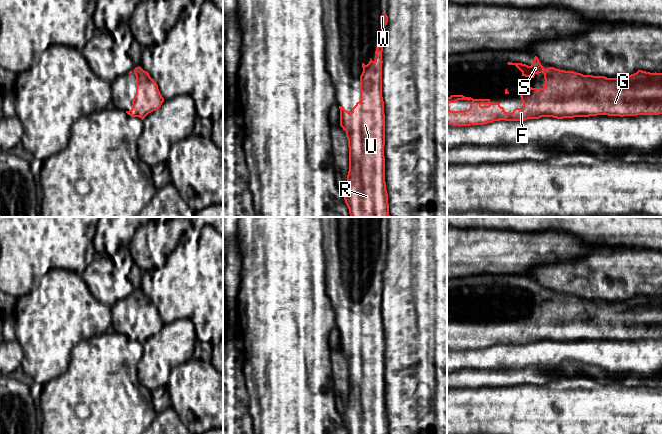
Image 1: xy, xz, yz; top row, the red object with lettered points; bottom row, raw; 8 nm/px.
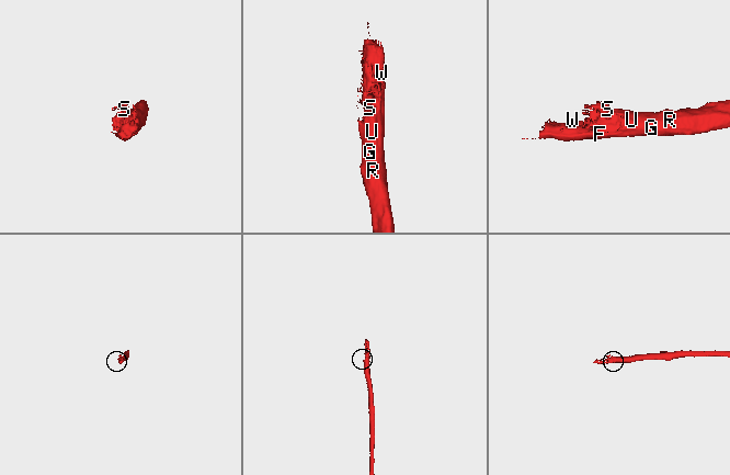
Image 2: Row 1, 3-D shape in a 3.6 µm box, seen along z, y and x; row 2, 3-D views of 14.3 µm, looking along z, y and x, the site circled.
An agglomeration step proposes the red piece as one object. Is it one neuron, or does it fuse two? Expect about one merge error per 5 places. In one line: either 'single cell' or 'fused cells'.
single cell

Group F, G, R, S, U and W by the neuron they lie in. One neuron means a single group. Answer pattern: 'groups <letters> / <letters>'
groups F G R S U W

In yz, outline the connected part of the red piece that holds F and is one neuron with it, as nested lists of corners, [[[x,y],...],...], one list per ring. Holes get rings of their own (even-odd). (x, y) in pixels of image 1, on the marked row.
[[[537,56],[530,66],[522,63],[508,62],[515,65],[522,76],[534,78],[538,73],[544,74],[545,86],[532,88],[520,94],[523,107],[515,108],[508,113],[500,103],[491,103],[490,99],[473,99],[463,95],[447,97],[447,124],[452,126],[484,125],[494,121],[525,121],[541,117],[557,119],[589,117],[597,115],[608,116],[637,116],[662,114],[662,73],[650,73],[638,70],[627,77],[607,78],[605,76],[583,75],[574,71],[565,71],[549,67],[545,69]],[[458,100],[472,101],[468,110],[451,111],[450,103]]]

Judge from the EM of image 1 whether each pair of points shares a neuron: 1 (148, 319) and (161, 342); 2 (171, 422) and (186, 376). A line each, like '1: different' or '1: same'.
1: different
2: different

